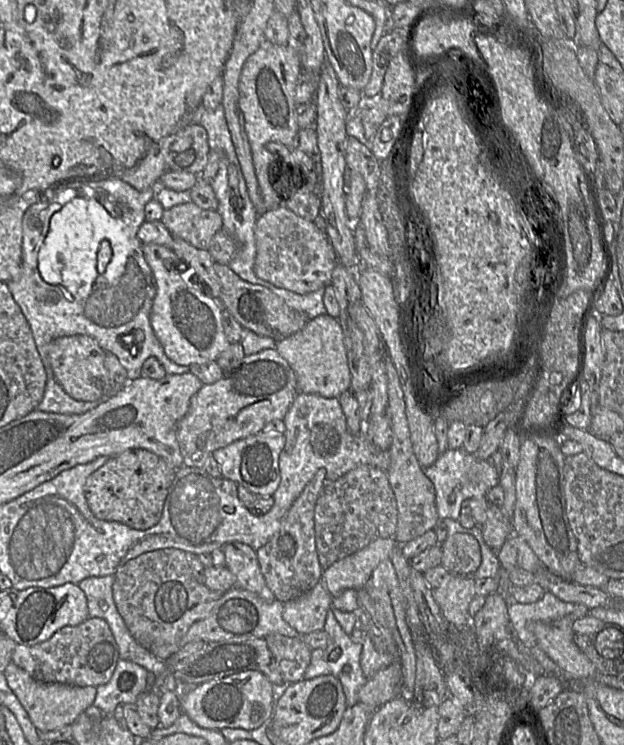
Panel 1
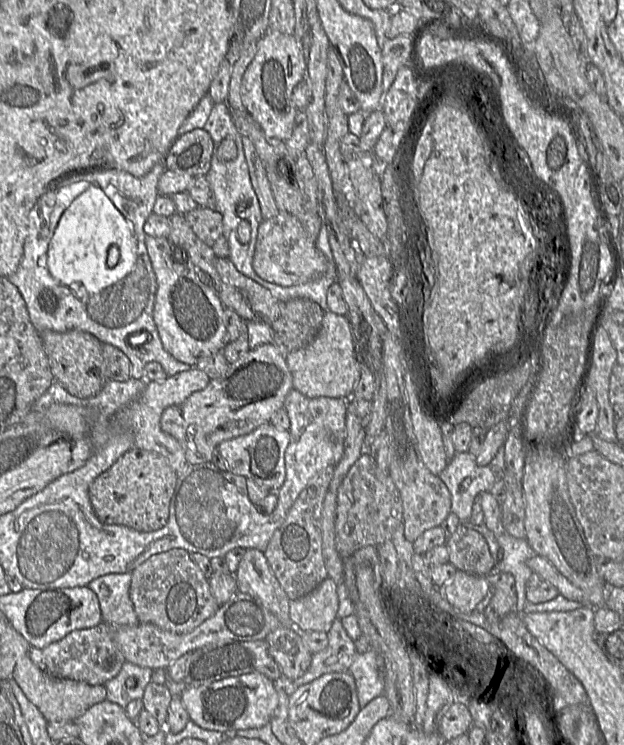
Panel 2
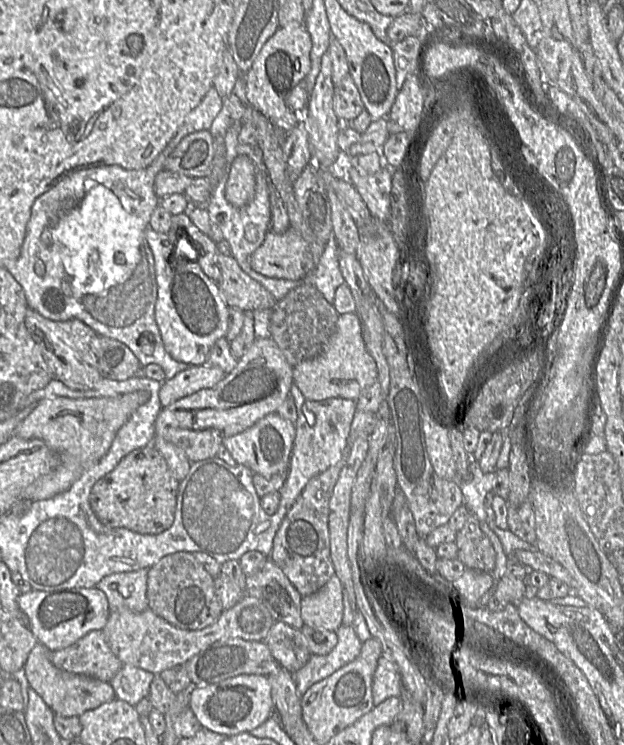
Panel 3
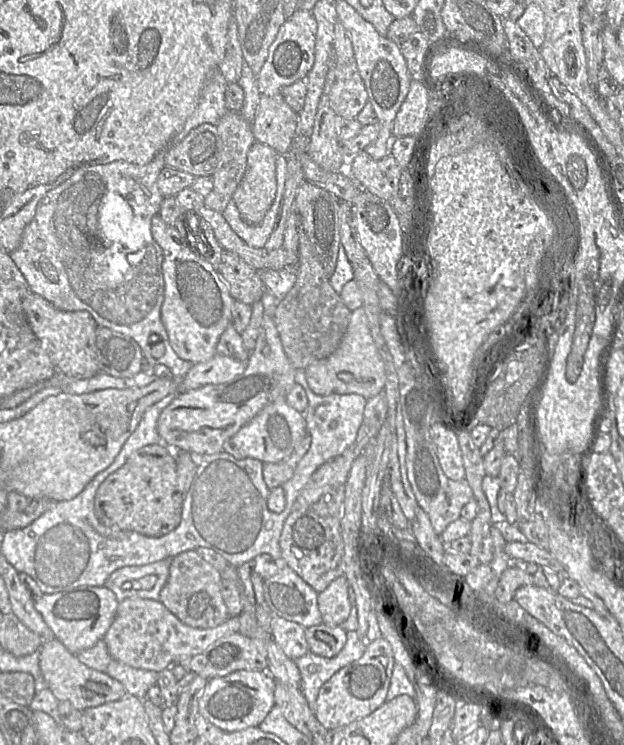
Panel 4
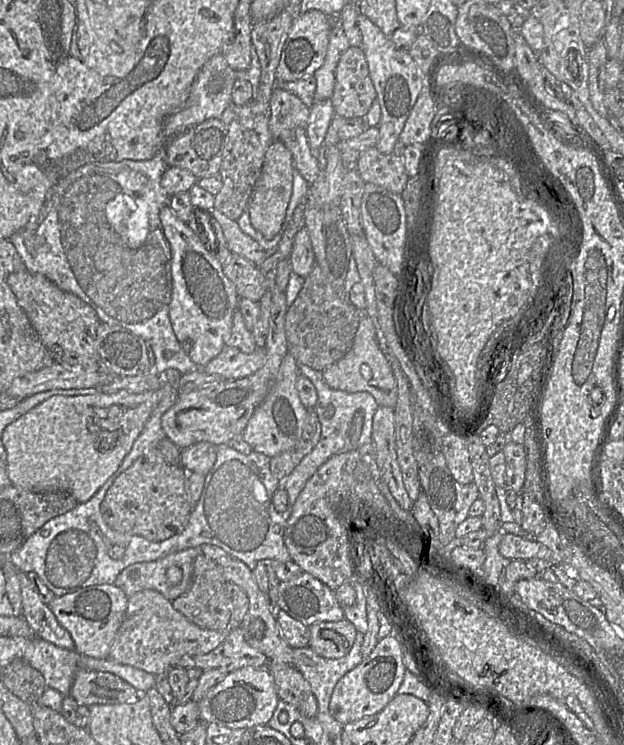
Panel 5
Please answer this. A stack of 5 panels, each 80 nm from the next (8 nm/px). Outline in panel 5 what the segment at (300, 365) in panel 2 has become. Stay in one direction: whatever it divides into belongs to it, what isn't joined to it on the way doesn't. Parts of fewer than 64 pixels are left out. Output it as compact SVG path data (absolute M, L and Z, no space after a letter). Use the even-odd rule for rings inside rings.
M362 315L351 349L338 361L322 370L323 379L333 389L345 392L368 392L379 406L394 408L398 398L398 386L391 366L378 347L373 323Z

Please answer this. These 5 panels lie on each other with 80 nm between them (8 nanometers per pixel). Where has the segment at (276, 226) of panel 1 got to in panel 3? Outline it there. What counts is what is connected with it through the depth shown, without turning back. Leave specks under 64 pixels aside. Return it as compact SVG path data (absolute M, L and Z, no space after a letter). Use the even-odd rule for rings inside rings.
M291 227L284 233L269 230L261 246L250 256L250 266L263 276L288 280L301 280L315 267L306 241Z

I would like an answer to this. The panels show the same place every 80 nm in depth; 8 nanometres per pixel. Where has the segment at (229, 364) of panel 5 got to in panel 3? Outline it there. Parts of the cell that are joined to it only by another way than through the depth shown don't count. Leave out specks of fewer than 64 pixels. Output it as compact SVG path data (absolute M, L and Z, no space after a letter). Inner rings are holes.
M205 364L189 366L172 379L166 379L160 386L159 399L162 407L189 396L201 389L215 386L227 374L219 367Z

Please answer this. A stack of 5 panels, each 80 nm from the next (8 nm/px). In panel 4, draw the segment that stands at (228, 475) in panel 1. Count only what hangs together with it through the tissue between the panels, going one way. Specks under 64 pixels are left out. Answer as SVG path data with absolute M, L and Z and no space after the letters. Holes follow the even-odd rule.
M279 397L266 405L237 431L230 442L244 457L255 458L263 463L276 463L290 455L306 432L303 414L291 407L285 397Z

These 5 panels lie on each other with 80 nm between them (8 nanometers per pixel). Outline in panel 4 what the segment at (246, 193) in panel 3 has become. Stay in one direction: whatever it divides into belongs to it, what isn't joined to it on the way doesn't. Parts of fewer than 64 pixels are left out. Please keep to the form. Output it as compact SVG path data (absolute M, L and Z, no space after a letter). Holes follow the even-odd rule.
M259 142L248 151L246 171L232 201L249 225L259 225L275 200L279 155L273 148Z

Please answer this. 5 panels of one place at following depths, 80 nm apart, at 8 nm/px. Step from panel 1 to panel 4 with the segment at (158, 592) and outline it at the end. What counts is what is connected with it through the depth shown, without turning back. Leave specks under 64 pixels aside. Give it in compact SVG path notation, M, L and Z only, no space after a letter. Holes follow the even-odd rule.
M189 550L171 558L169 576L160 591L158 600L183 624L200 629L214 628L229 617L221 595L221 582L221 572L201 558L196 550Z

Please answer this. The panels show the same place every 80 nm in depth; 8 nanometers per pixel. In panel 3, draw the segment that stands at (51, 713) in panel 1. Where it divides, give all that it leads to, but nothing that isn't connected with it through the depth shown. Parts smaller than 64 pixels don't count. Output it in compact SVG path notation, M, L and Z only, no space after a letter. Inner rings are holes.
M38 643L29 653L22 669L29 687L44 700L54 715L79 717L88 710L115 700L115 692L109 682L60 670L51 663L50 653L48 648Z

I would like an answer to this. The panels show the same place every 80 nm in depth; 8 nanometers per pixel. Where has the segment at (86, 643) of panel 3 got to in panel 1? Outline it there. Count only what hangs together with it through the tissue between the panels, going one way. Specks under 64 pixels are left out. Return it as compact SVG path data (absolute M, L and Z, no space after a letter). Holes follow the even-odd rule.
M89 617L76 626L59 629L42 643L17 644L11 663L42 683L98 687L111 679L119 659L116 641L107 623L97 617Z

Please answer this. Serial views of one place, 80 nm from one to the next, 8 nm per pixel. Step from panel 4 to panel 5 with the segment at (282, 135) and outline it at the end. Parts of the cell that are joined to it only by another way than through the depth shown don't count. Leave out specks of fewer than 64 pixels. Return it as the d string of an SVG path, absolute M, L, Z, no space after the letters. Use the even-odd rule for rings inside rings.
M276 87L270 99L269 130L273 141L281 141L282 133L299 126L305 126L310 107L289 91Z

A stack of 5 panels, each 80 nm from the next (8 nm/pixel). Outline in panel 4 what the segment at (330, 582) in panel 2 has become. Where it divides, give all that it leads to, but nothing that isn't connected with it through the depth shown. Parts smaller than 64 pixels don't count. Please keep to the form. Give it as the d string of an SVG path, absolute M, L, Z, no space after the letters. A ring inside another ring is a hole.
M336 578L325 590L318 593L317 604L323 624L331 627L340 626L351 610L349 584L346 578Z

